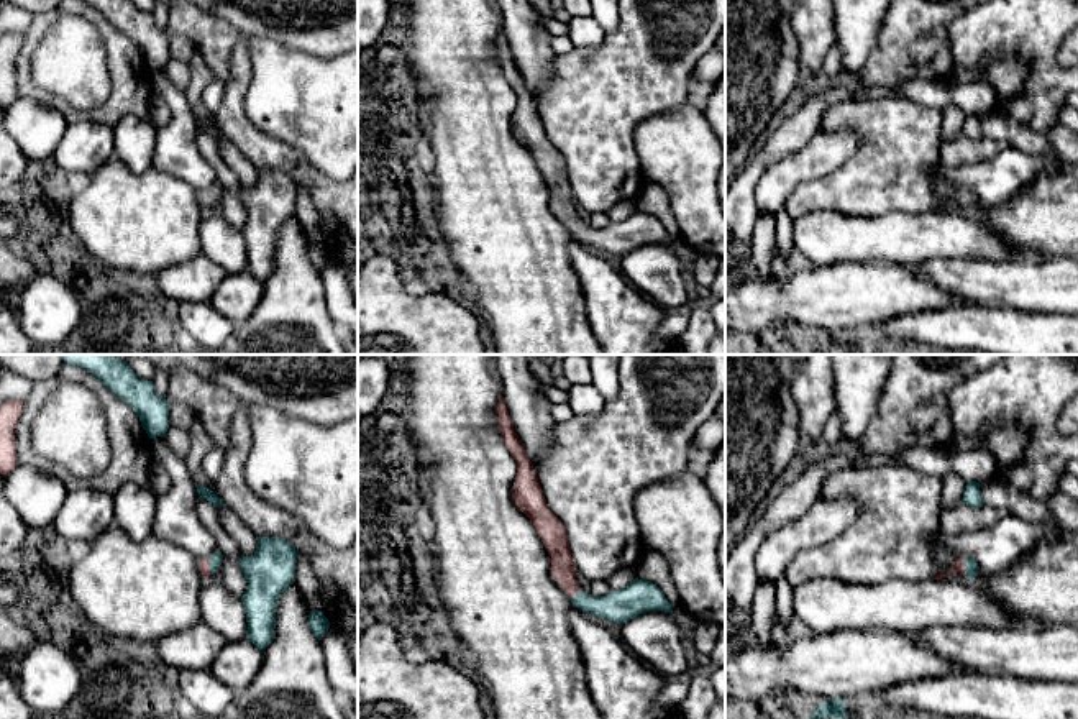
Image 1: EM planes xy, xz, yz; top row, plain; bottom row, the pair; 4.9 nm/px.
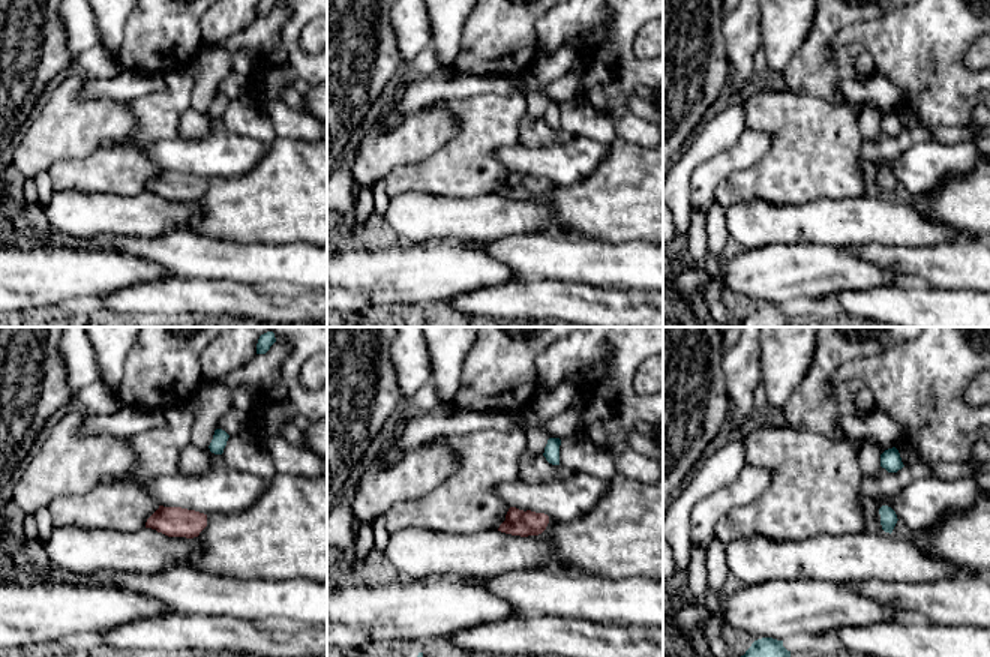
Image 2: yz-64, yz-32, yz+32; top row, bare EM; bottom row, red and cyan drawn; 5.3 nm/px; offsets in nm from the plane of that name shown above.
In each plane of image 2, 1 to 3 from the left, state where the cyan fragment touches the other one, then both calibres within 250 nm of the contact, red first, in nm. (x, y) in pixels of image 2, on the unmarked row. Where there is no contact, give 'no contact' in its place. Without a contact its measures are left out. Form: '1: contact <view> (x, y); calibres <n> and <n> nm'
1: no contact
2: no contact
3: no contact

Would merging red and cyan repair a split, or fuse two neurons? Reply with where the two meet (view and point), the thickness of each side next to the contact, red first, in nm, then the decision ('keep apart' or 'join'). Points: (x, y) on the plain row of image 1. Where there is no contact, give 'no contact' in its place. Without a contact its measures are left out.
yz (963, 201) | 60/70 nm | join

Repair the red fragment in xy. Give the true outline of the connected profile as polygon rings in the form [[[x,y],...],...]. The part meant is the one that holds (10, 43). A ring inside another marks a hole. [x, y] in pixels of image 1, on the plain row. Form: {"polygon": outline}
{"polygon": [[[7,33],[0,38],[0,107],[8,108],[18,97],[15,59],[23,44],[23,34]]]}

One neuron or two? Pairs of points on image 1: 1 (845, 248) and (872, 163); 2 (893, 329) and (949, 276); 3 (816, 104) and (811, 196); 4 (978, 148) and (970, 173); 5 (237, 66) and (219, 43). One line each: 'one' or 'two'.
1: two
2: two
3: two
4: two
5: two

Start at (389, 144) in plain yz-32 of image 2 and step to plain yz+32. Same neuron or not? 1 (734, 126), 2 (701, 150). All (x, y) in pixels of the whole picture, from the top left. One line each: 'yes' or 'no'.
1: no
2: no

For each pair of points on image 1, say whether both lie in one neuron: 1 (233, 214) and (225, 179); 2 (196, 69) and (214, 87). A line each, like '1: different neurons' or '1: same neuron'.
1: same neuron
2: different neurons

